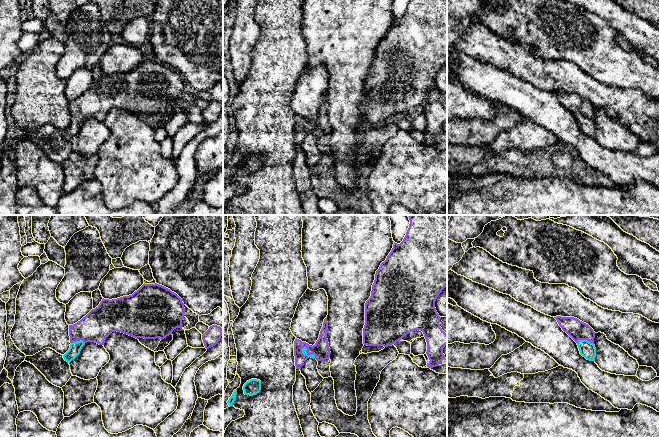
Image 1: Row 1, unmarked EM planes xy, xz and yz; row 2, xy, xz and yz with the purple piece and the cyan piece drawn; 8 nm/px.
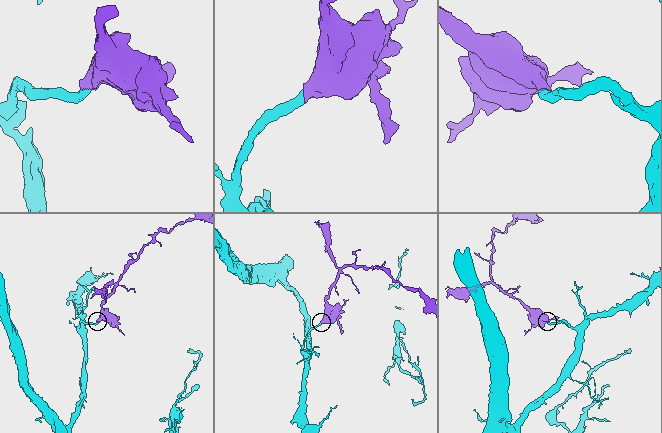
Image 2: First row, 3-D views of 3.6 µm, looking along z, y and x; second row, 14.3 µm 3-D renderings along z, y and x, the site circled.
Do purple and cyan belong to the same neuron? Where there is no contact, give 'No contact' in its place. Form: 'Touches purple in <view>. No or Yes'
Touches purple in yz. Yes

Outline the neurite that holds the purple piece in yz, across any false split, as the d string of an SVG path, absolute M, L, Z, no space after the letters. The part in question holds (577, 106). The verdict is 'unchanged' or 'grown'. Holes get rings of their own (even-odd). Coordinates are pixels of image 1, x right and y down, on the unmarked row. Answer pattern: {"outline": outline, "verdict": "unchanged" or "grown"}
{"outline": "M556 92L554 94L562 106L577 119L580 130L587 136L595 137L594 106L588 100L574 93Z", "verdict": "grown"}

